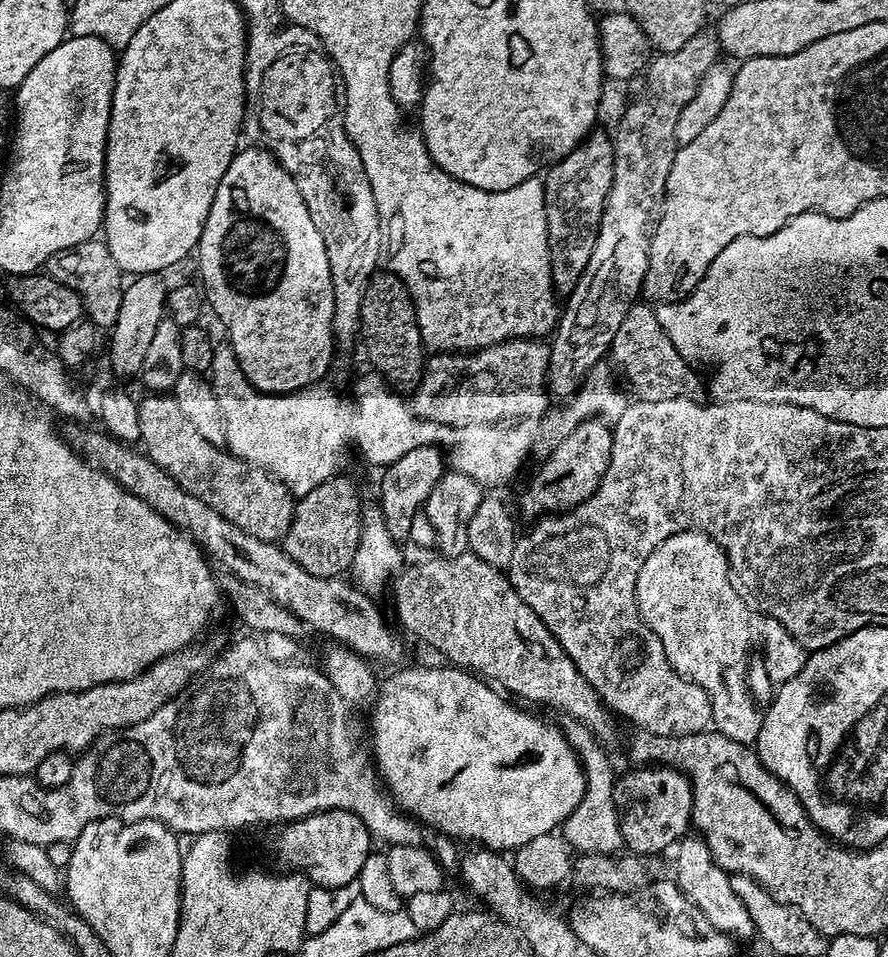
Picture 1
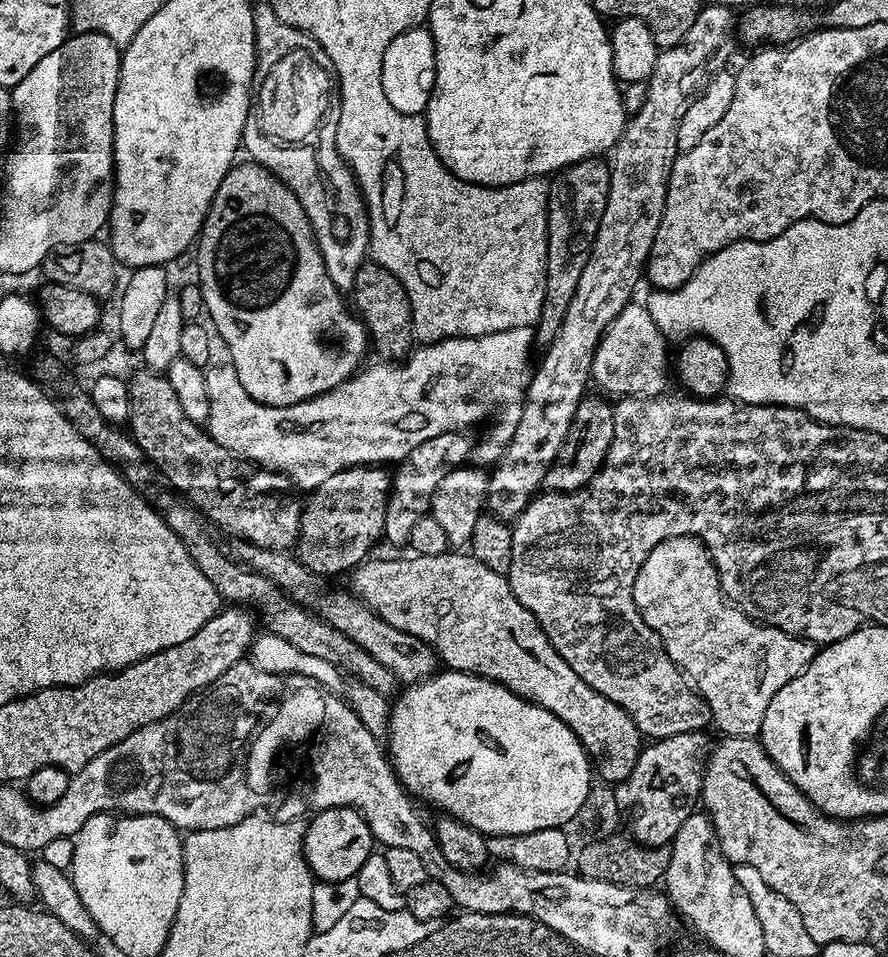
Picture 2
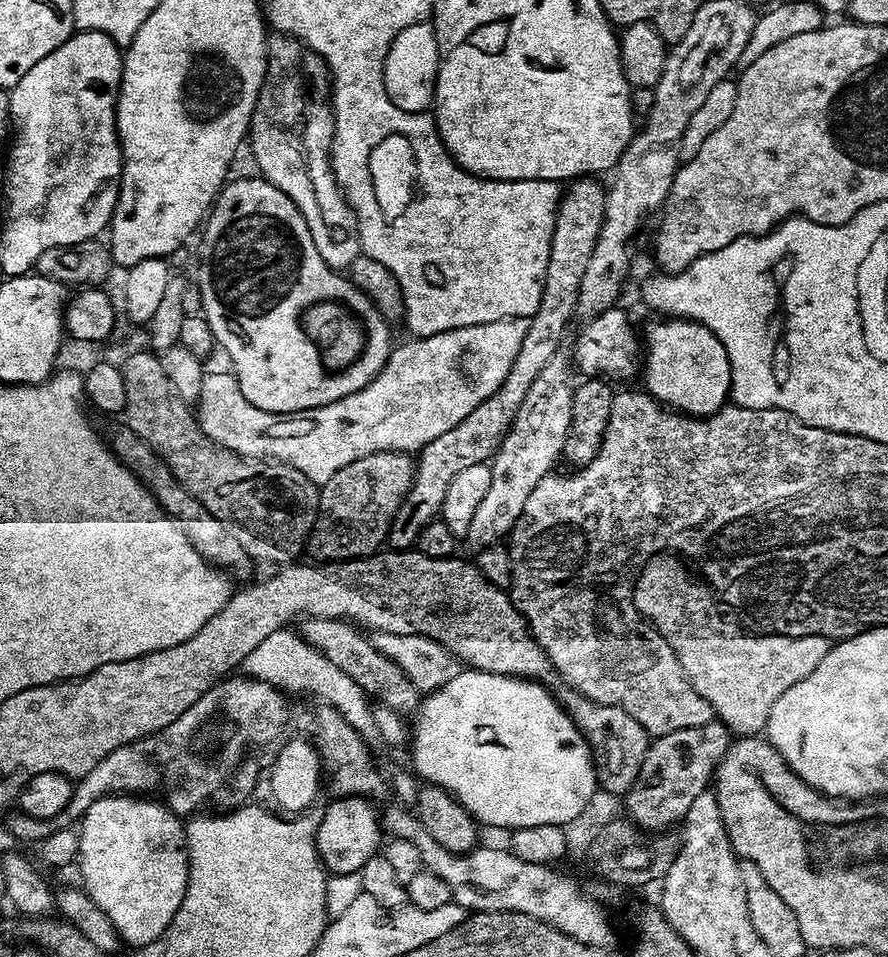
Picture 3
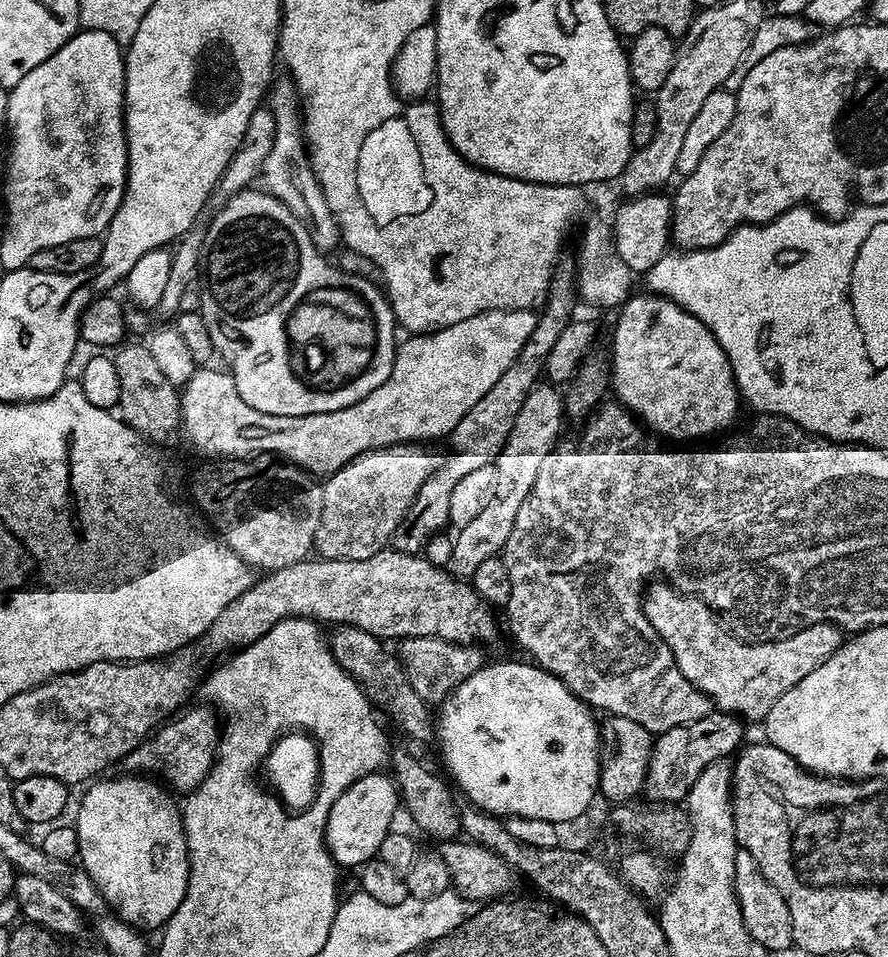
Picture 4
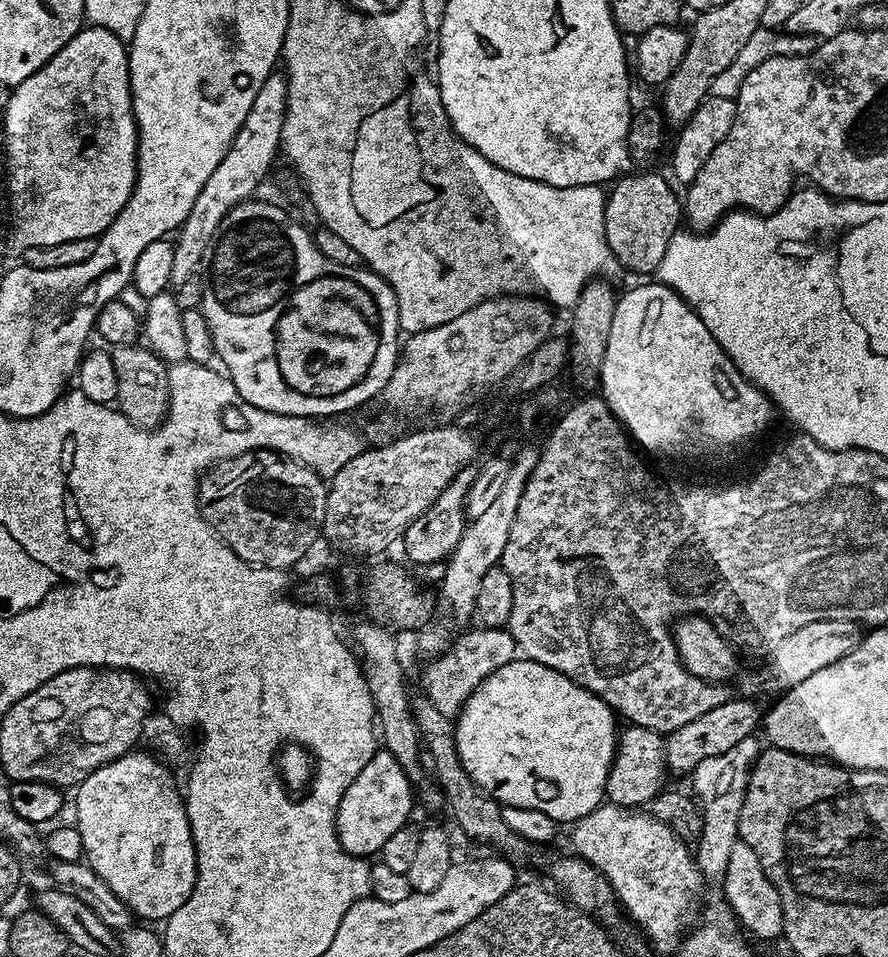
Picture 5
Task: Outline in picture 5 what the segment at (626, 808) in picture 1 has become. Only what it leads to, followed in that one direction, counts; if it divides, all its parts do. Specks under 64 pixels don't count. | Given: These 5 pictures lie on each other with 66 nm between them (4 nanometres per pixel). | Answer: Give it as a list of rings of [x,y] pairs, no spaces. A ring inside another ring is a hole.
[[[725,699],[724,703],[716,704],[714,710],[702,714],[702,718],[694,722],[686,722],[686,726],[667,733],[664,742],[664,757],[668,763],[668,772],[690,774],[696,769],[698,762],[702,762],[702,758],[723,754],[724,751],[730,750],[730,746],[742,742],[742,738],[753,735],[761,727],[762,708],[752,701],[755,699],[744,699],[748,700]]]

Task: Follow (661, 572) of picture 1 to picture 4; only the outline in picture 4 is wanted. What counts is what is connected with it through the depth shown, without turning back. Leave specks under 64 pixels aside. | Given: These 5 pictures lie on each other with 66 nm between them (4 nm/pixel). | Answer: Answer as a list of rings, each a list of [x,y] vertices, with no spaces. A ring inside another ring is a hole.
[[[652,582],[647,585],[642,597],[642,616],[650,622],[650,626],[654,626],[661,640],[671,650],[678,670],[682,670],[685,678],[698,691],[705,692],[719,711],[738,716],[745,722],[762,722],[766,714],[770,714],[770,706],[774,706],[774,702],[778,702],[778,698],[782,698],[782,694],[786,694],[790,686],[802,682],[802,678],[806,678],[810,670],[818,670],[818,666],[822,666],[822,662],[826,662],[826,658],[830,658],[830,654],[834,654],[846,639],[845,633],[835,624],[815,624],[806,626],[806,630],[798,630],[798,634],[790,638],[747,644],[746,641],[731,636],[716,621],[717,613],[707,604],[703,604],[694,595],[678,591],[667,582]]]

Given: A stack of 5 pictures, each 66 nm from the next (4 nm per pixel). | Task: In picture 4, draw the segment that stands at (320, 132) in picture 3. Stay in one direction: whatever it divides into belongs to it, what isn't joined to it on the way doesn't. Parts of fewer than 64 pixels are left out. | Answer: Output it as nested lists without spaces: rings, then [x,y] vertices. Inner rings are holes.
[[[277,79],[271,85],[266,96],[266,107],[272,113],[272,121],[276,127],[270,152],[266,154],[262,169],[263,187],[278,198],[299,218],[316,247],[325,254],[332,254],[341,247],[342,237],[340,223],[334,218],[326,198],[322,194],[322,186],[308,163],[308,150],[302,135],[302,101],[291,79]]]

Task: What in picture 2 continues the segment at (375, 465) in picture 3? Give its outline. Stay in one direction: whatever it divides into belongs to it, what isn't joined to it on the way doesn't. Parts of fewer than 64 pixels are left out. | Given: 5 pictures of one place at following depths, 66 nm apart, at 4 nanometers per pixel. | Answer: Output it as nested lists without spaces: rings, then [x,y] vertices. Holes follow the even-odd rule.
[[[361,466],[344,468],[331,478],[326,478],[322,486],[311,489],[312,496],[303,501],[300,514],[300,533],[294,545],[294,555],[317,576],[331,578],[339,572],[351,573],[358,564],[369,559],[372,547],[381,543],[386,522],[386,506],[388,495],[392,489],[392,478],[389,469],[384,466]]]

